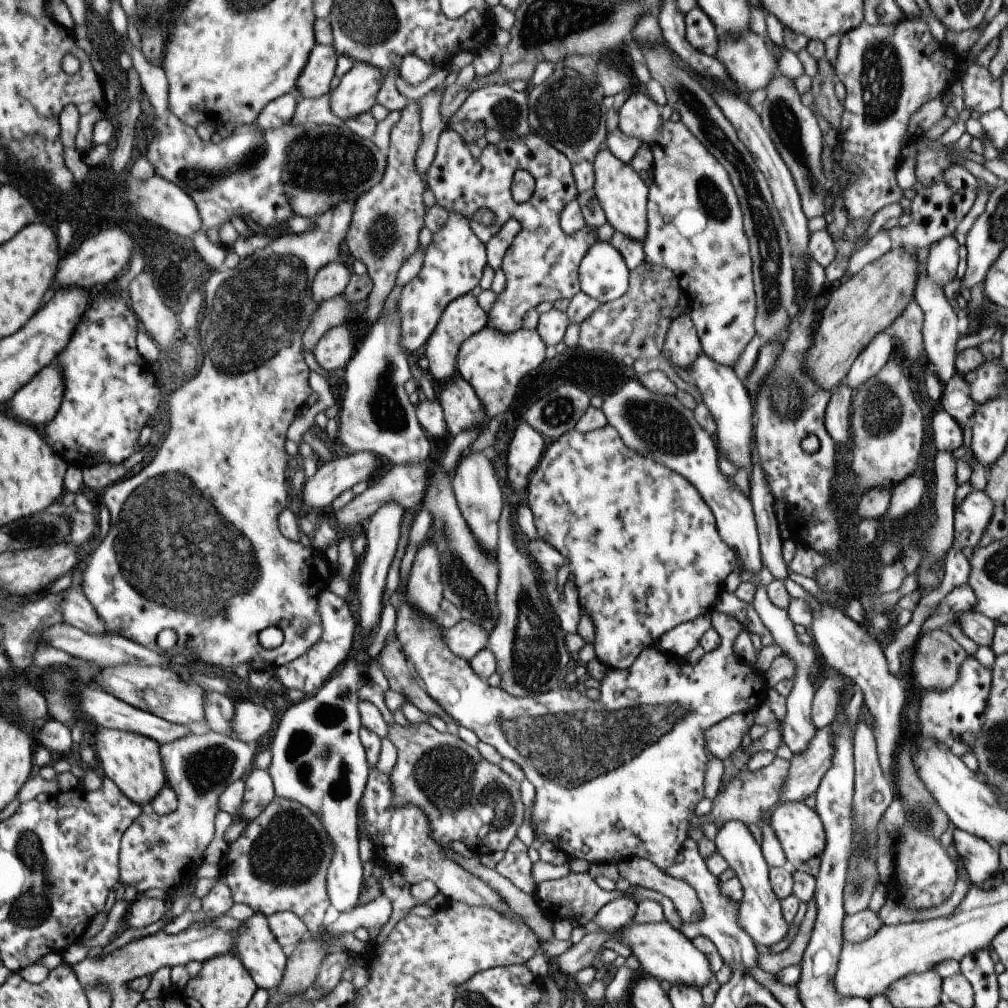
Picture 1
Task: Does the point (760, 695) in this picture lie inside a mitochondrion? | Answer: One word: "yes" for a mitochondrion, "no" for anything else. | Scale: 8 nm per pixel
no

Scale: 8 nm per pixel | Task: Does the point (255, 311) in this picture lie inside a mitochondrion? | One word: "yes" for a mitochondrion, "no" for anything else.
yes

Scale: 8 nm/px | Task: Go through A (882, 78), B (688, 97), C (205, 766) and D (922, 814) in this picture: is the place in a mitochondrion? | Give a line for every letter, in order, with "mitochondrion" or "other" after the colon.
A: mitochondrion
B: mitochondrion
C: mitochondrion
D: mitochondrion

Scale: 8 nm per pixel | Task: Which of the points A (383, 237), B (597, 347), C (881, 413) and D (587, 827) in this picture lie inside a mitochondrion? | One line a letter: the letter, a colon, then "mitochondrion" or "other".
A: mitochondrion
B: other
C: mitochondrion
D: other

